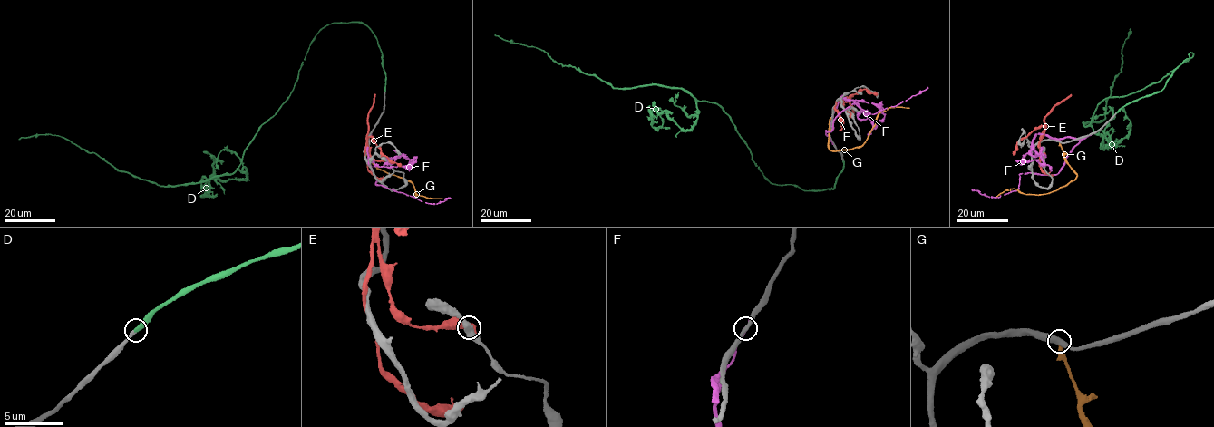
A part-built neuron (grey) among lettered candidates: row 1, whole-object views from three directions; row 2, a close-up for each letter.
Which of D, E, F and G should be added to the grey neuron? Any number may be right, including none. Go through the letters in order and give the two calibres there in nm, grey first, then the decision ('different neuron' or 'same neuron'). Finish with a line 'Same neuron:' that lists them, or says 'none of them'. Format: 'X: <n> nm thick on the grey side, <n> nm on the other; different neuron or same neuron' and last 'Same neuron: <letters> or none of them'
D: 280 nm thick on the grey side, 440 nm on the other; same neuron
E: 500 nm thick on the grey side, 700 nm on the other; different neuron
F: 320 nm thick on the grey side, 320 nm on the other; different neuron
G: 460 nm thick on the grey side, 320 nm on the other; different neuron
Same neuron: D

